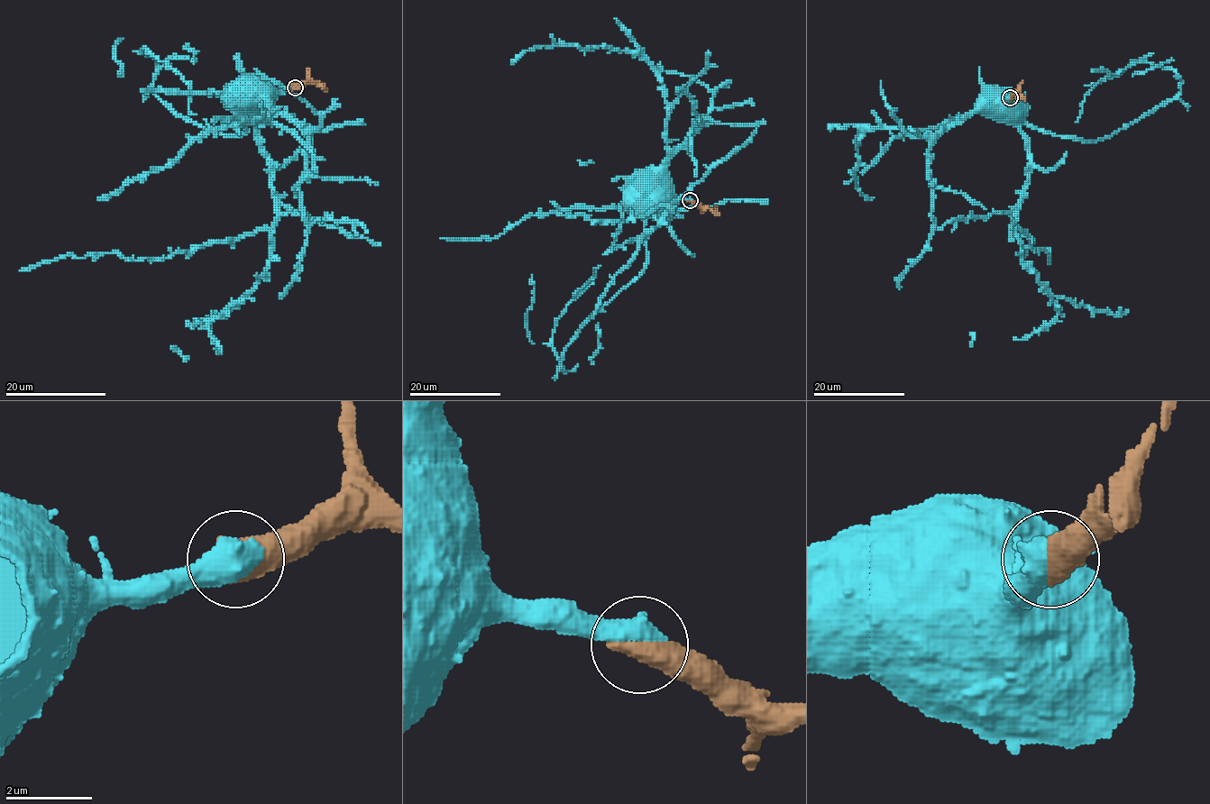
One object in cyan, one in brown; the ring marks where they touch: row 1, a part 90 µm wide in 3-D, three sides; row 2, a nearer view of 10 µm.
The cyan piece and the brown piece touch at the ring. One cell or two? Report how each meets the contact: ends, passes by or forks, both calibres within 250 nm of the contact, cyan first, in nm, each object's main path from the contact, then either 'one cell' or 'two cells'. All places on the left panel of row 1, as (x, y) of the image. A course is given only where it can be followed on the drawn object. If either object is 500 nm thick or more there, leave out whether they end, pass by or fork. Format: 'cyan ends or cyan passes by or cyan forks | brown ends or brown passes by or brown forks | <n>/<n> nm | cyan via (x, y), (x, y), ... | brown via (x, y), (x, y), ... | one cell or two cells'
700/700 nm | cyan via (295, 86), (269, 89), (261, 93) | brown via (295, 86), (317, 83), (326, 92) | one cell

